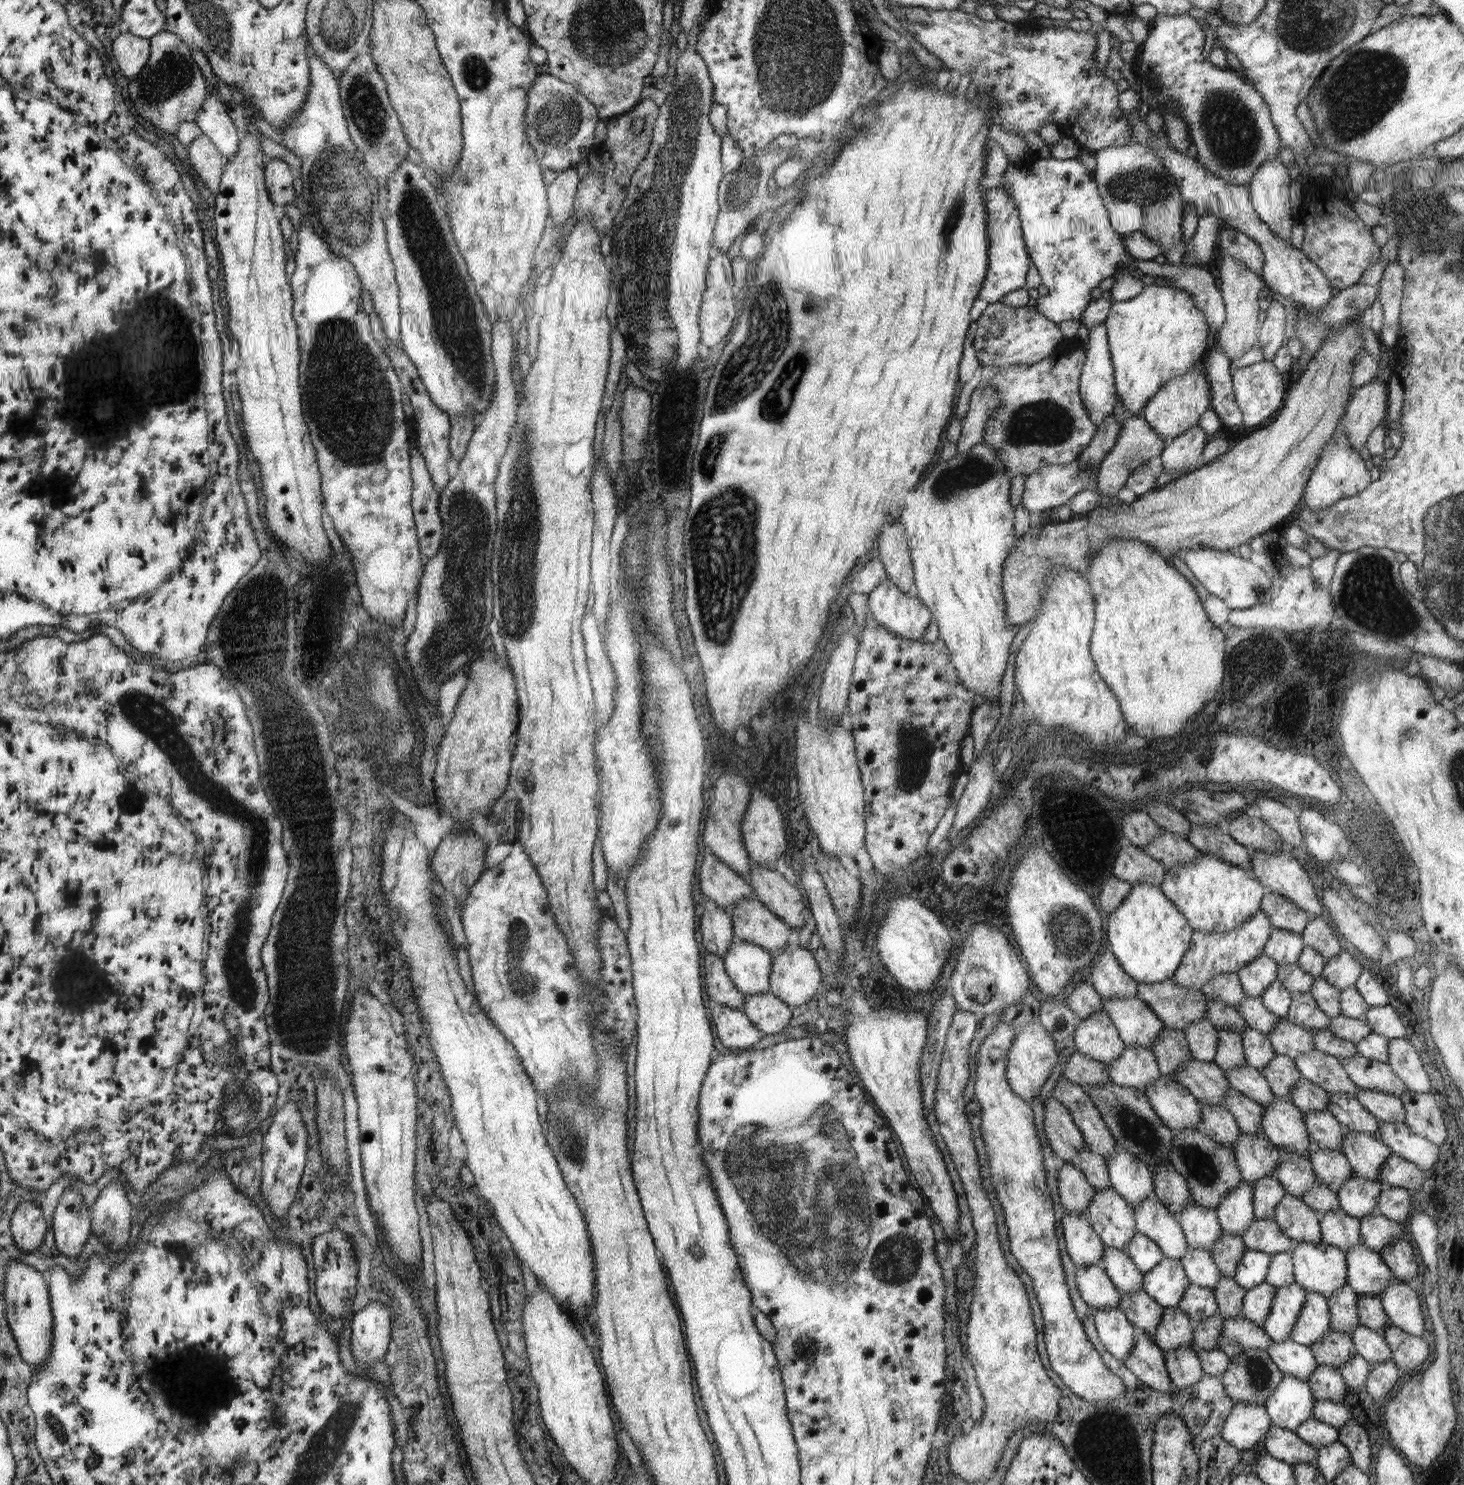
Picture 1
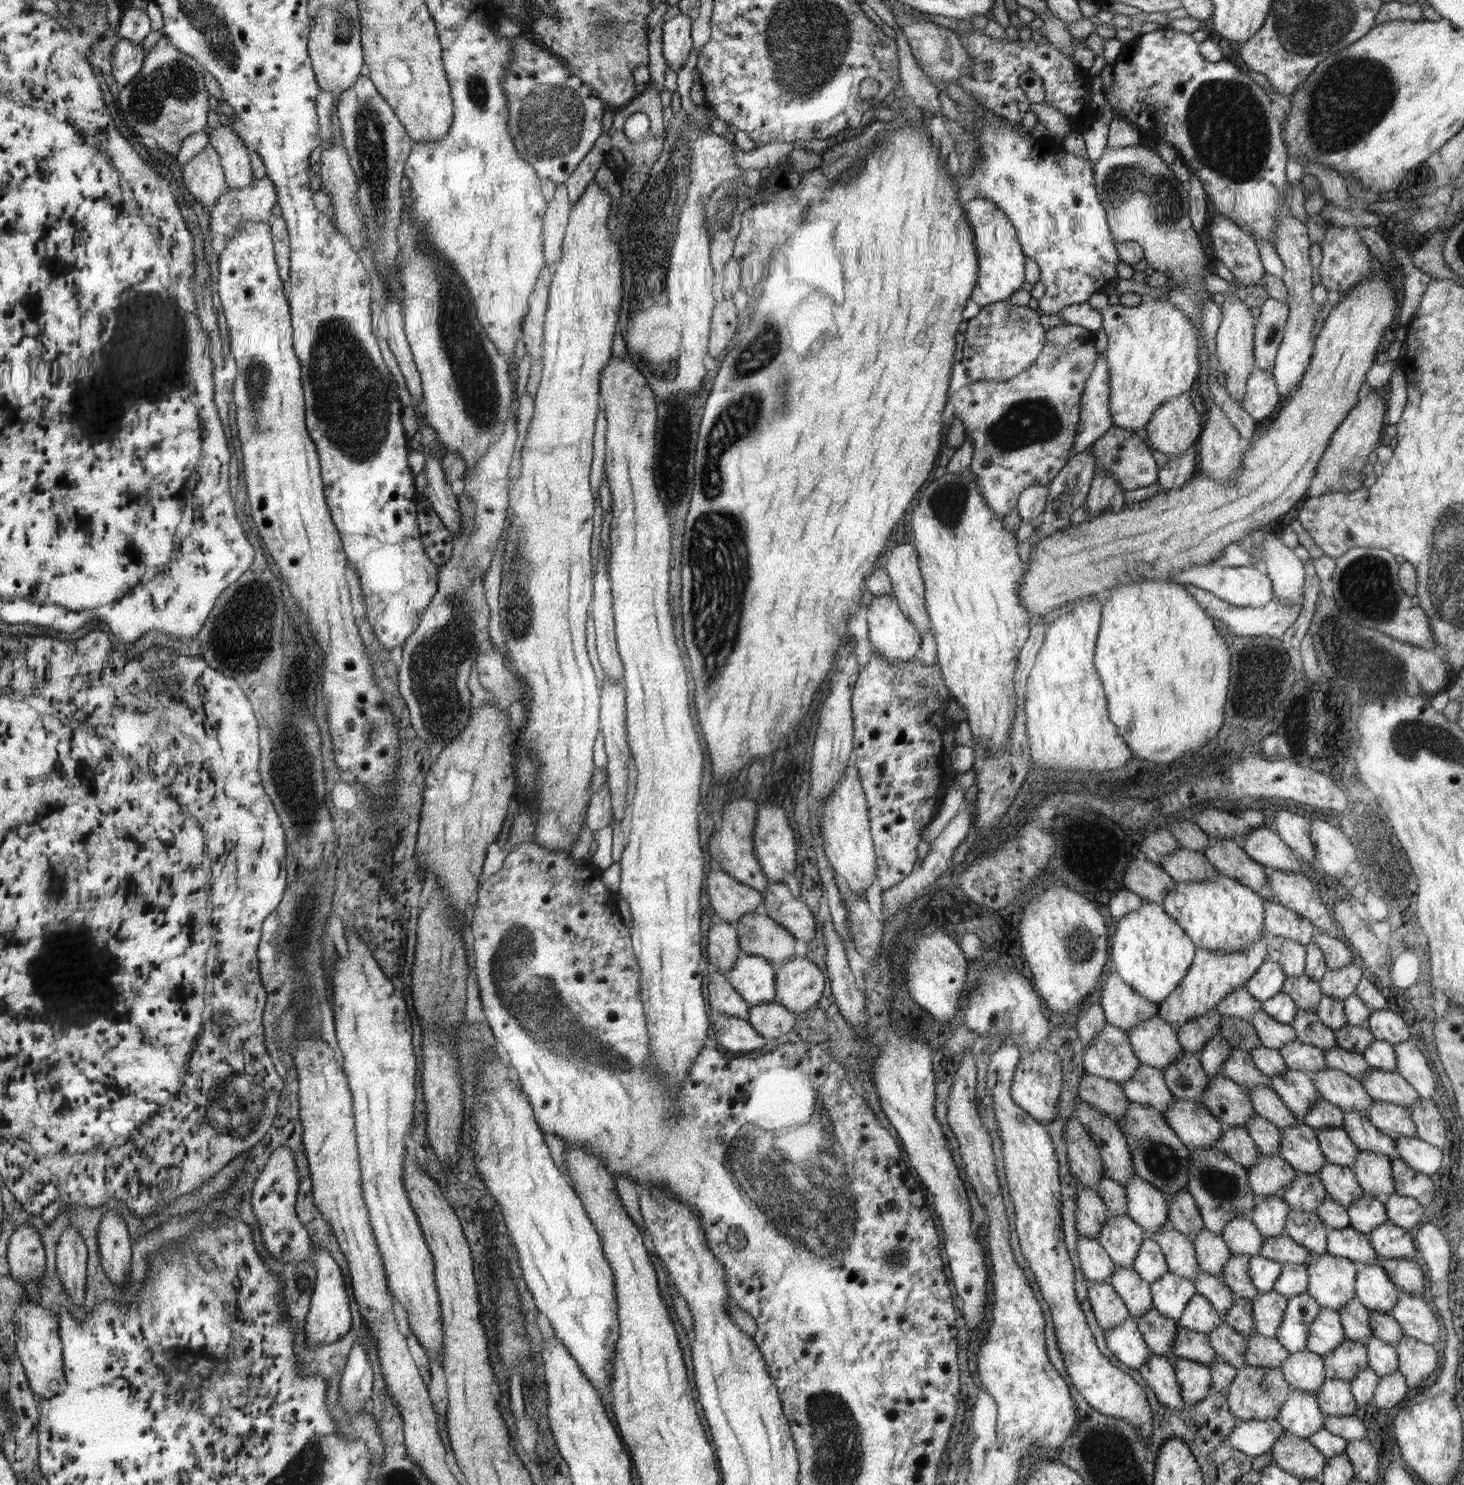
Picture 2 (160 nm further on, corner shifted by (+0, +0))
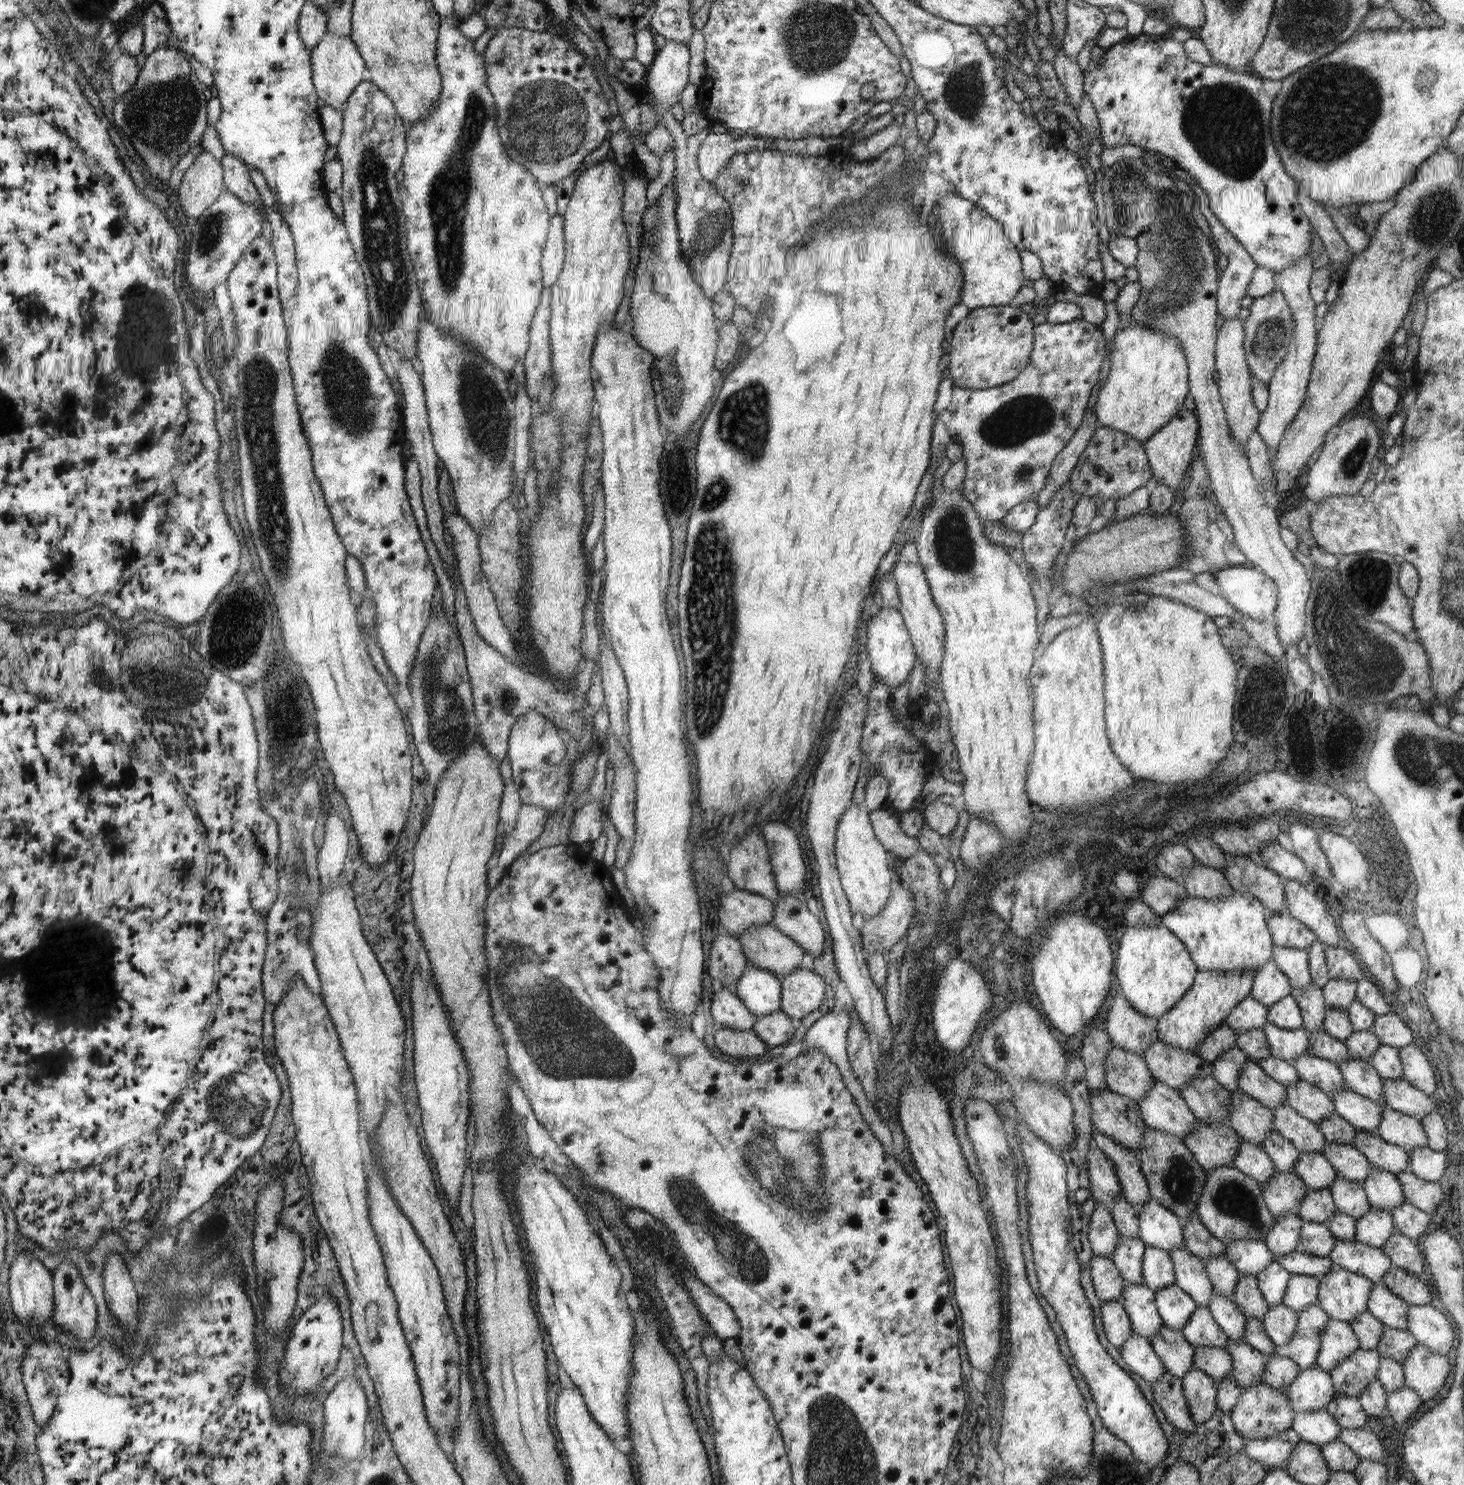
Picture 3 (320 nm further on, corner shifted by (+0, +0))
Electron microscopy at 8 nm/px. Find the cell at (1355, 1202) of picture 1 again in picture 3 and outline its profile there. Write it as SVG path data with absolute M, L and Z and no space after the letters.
M1371 1206L1364 1216L1356 1218L1355 1225L1355 1239L1374 1248L1381 1249L1396 1232L1393 1216L1375 1206Z

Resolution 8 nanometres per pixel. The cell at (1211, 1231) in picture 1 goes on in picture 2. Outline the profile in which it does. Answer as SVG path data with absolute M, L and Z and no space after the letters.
M1203 1228L1193 1241L1199 1268L1212 1276L1223 1276L1223 1268L1233 1255L1223 1235Z

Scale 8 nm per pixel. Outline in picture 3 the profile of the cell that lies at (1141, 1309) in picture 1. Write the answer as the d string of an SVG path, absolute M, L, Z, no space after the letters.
M1163 1325L1150 1342L1165 1370L1176 1378L1181 1380L1193 1368L1195 1348L1180 1330Z

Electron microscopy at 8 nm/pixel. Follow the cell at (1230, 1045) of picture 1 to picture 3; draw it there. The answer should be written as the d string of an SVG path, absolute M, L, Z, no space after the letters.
M1255 1059L1244 1063L1239 1079L1239 1090L1254 1098L1271 1111L1287 1104L1287 1088L1270 1078Z

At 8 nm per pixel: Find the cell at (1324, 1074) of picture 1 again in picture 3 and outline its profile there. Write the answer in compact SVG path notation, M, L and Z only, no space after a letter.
M1346 1086L1339 1088L1331 1099L1335 1106L1335 1113L1355 1129L1366 1134L1377 1134L1383 1111L1383 1107L1378 1103L1352 1092Z

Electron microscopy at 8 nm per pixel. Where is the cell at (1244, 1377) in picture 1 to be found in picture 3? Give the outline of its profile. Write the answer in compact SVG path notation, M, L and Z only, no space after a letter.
M1258 1382L1254 1387L1241 1390L1240 1399L1230 1415L1234 1429L1245 1440L1264 1440L1291 1429L1295 1412L1290 1406L1287 1393L1273 1389L1264 1382Z

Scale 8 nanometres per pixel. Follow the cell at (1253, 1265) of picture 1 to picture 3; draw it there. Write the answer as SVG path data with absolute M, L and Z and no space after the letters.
M1273 1260L1260 1274L1256 1275L1257 1286L1269 1306L1283 1304L1291 1272Z

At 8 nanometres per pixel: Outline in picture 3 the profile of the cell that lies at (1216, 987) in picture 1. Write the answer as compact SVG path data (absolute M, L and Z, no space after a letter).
M1248 995L1228 1015L1225 1024L1237 1033L1246 1032L1251 1028L1261 1029L1268 1021L1268 1011L1269 1007L1260 1004Z

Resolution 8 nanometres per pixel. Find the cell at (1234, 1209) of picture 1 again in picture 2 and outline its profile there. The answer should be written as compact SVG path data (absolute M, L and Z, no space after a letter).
M1241 1214L1229 1220L1222 1232L1225 1244L1232 1254L1258 1256L1265 1238L1249 1215Z

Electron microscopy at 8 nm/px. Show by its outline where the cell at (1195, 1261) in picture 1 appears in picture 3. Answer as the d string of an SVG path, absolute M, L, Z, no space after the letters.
M1214 1293L1208 1309L1229 1339L1245 1339L1247 1318L1240 1312L1237 1304L1232 1302L1230 1296L1220 1296Z

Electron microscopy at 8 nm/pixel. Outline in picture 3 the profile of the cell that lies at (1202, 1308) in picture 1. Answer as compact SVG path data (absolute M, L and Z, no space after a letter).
M1206 1306L1196 1307L1181 1333L1193 1347L1211 1346L1224 1349L1229 1341Z

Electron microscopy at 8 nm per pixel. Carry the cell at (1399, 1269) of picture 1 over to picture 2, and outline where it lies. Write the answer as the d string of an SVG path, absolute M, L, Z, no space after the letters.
M1410 1258L1379 1259L1396 1288L1412 1295L1421 1296L1424 1291L1424 1274L1416 1260Z

